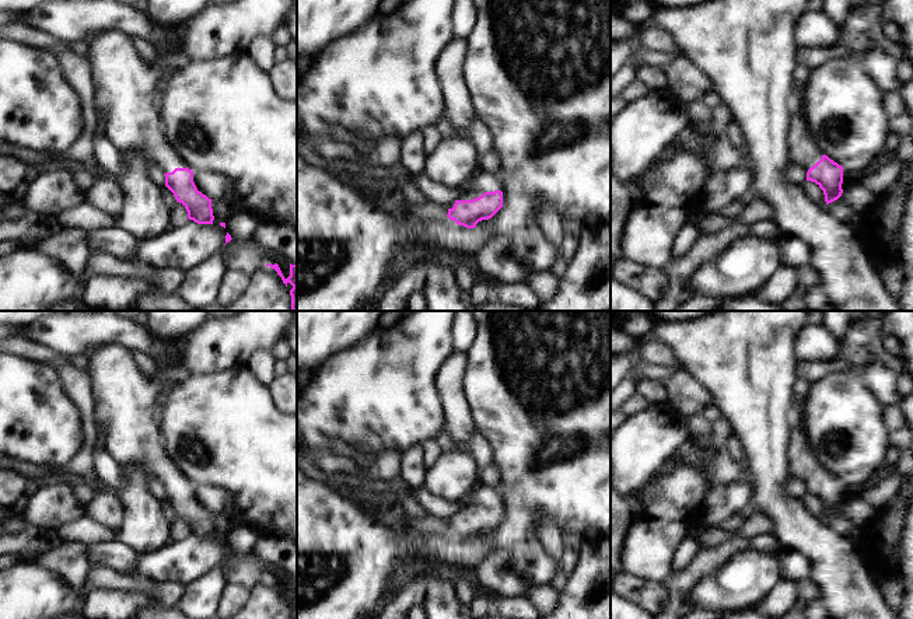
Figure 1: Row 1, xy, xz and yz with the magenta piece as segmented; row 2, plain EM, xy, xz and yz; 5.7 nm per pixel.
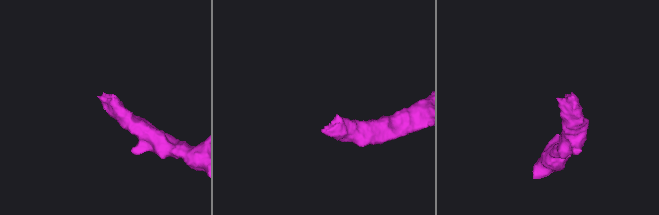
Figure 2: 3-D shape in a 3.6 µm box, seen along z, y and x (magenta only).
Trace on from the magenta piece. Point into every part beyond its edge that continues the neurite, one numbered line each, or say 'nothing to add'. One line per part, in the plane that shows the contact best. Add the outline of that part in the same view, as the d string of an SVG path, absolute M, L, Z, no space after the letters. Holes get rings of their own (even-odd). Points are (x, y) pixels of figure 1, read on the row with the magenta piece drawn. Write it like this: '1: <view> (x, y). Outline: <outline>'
1: xz (486, 181). Outline: M487 164L482 171L472 179L469 188L461 192L455 200L445 204L445 209L452 209L456 200L472 200L482 196L485 192L500 190L500 179L494 174L493 168Z

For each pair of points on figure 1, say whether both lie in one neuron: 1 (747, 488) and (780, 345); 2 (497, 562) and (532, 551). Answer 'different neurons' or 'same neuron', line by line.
1: different neurons
2: same neuron

